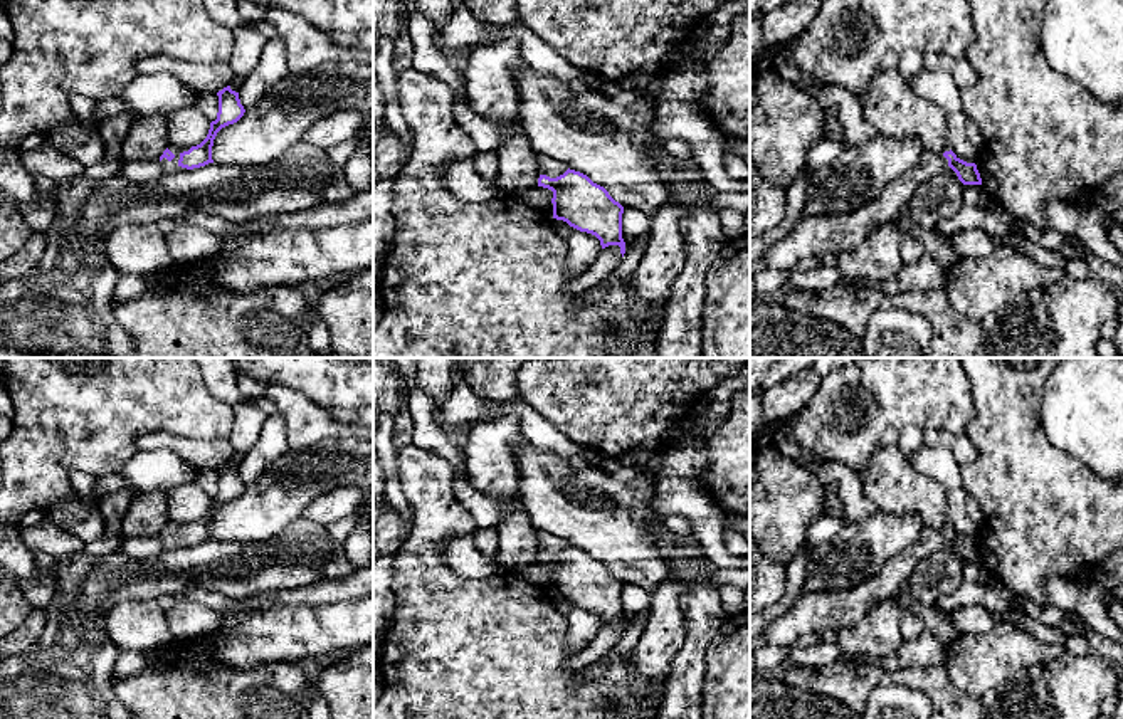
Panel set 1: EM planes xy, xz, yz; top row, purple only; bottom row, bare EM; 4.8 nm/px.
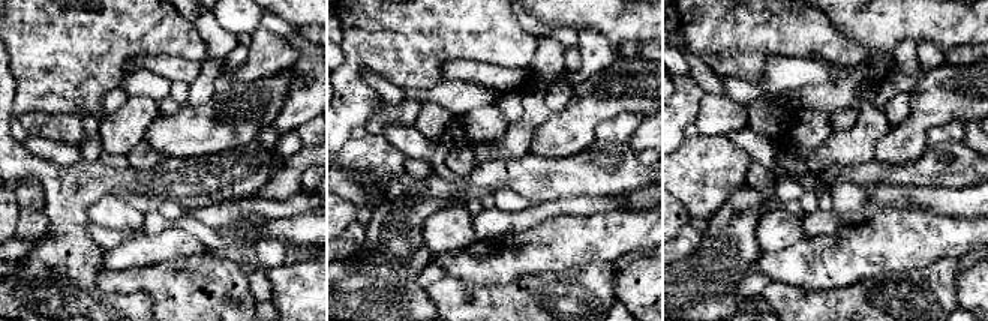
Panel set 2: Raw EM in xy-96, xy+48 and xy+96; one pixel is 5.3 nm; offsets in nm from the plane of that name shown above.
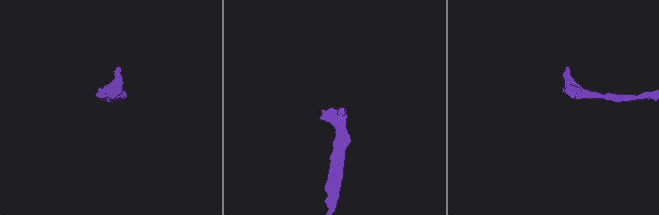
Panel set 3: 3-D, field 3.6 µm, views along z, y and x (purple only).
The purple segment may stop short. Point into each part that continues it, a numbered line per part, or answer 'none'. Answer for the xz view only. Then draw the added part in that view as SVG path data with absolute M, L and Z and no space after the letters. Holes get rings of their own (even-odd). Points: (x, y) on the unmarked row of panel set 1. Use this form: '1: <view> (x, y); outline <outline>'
1: xz (548, 543); outline M538 531L538 543L540 543L540 549L550 554L556 554L568 546L567 541L563 541L562 538L556 538L543 531Z

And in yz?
1: yz (834, 610); outline M925 527L918 539L889 558L878 575L861 585L827 593L805 593L780 617L773 618L758 635L760 643L790 648L809 633L841 632L854 625L878 605L893 600L908 581L915 564L945 549L948 536L941 529Z

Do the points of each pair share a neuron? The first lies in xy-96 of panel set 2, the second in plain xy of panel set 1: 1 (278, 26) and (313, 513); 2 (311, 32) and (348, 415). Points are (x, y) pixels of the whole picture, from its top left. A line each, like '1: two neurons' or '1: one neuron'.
1: one neuron
2: one neuron

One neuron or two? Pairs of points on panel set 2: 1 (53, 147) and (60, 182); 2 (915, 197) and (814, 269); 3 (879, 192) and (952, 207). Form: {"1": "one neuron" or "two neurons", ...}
{"1": "two neurons", "2": "two neurons", "3": "one neuron"}

